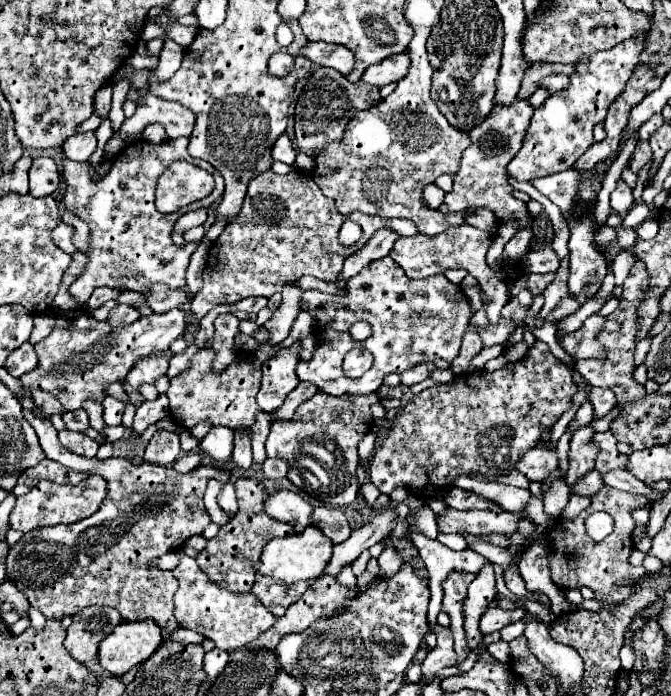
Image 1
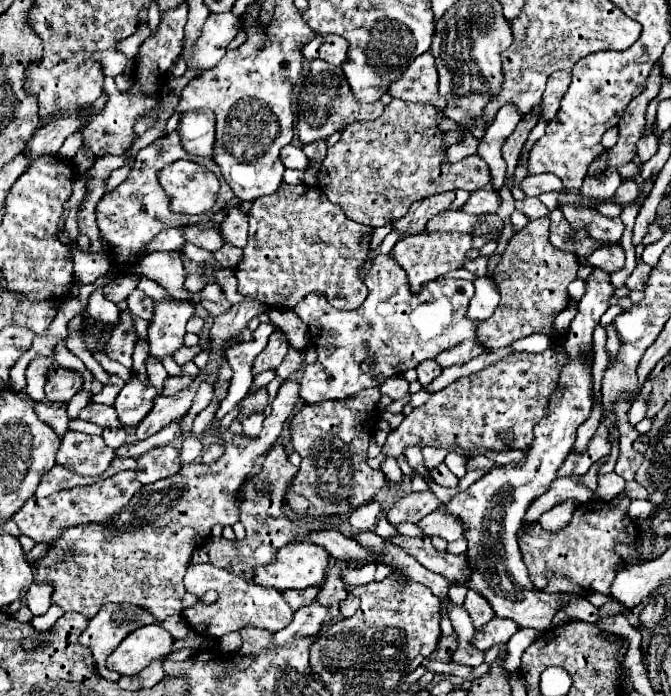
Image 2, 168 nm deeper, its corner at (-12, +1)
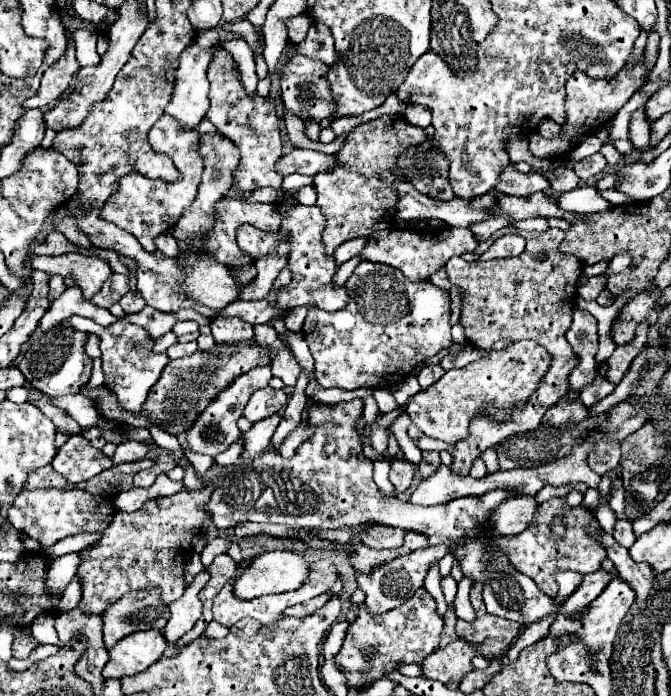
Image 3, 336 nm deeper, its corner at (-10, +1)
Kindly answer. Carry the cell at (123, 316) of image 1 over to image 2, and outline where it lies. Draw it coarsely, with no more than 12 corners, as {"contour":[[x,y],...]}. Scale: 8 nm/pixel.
{"contour":[[126,308],[112,328],[106,354],[130,366],[136,340],[132,312]]}

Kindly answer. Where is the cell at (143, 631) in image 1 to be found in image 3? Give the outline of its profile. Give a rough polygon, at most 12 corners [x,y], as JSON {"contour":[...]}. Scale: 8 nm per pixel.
{"contour":[[146,630],[110,648],[104,678],[134,676],[158,662],[168,642]]}

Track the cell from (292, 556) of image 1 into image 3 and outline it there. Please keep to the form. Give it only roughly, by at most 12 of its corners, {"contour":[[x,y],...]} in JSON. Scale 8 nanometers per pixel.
{"contour":[[264,552],[234,580],[242,600],[292,592],[308,578],[304,556]]}

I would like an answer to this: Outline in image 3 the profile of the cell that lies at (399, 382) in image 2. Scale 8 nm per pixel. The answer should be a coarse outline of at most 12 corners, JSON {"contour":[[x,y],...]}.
{"contour":[[312,370],[306,394],[322,404],[370,396],[370,388],[320,388]]}

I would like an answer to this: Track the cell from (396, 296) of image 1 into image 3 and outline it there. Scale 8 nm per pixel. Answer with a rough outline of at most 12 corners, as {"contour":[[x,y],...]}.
{"contour":[[360,262],[308,310],[322,388],[402,382],[452,344],[450,294]]}

